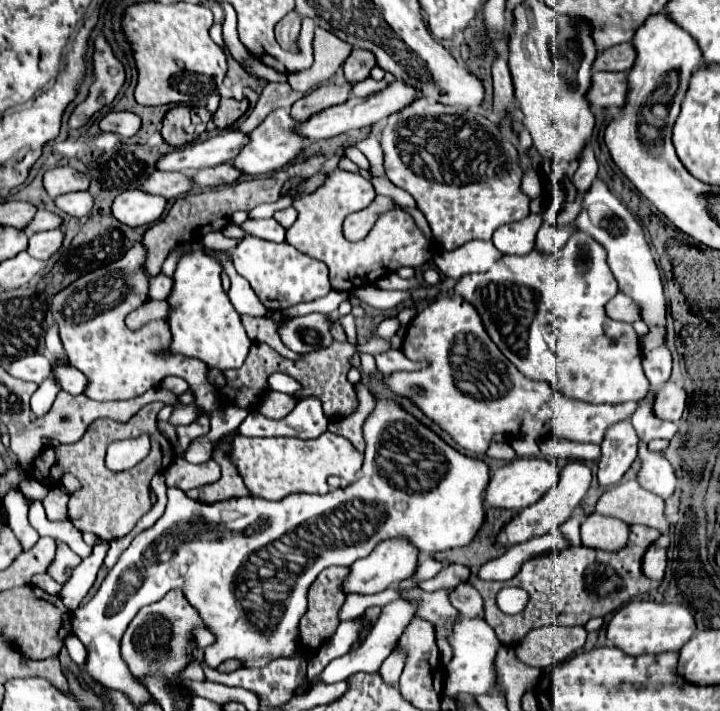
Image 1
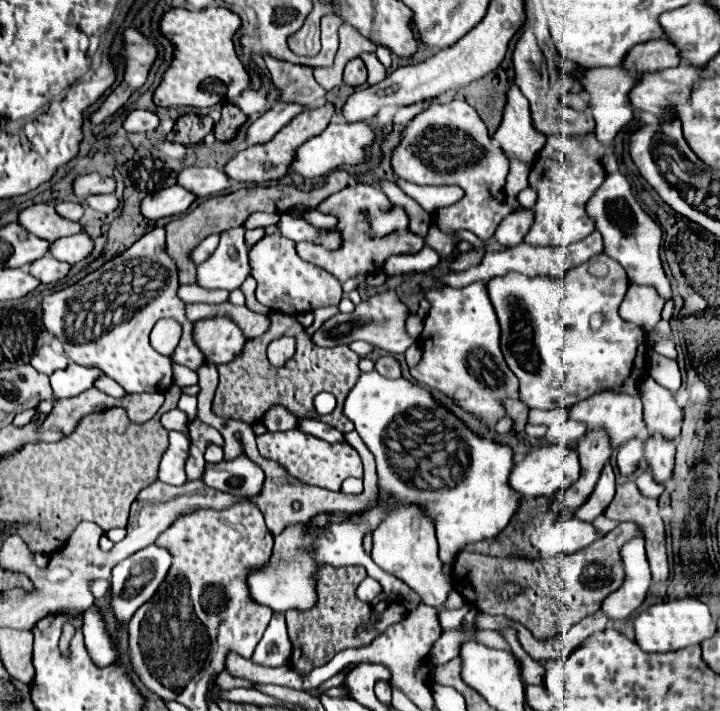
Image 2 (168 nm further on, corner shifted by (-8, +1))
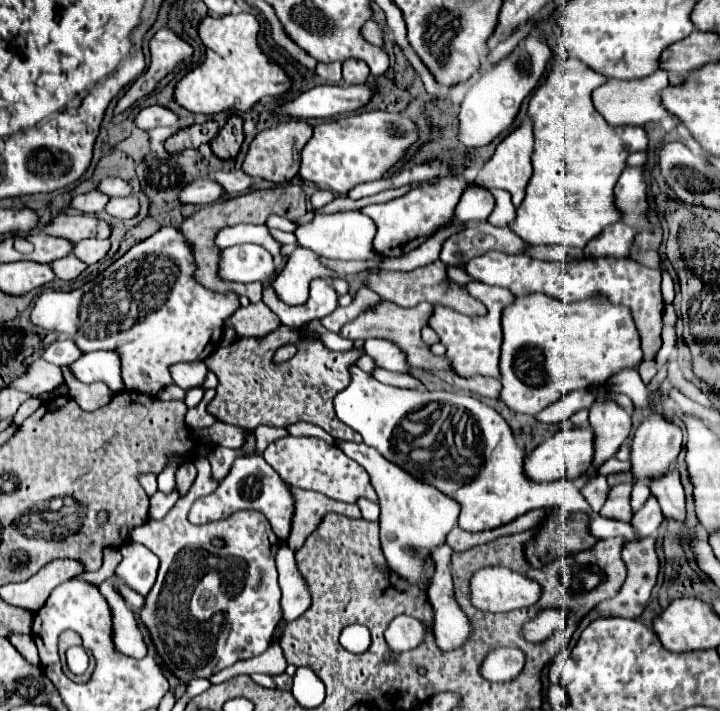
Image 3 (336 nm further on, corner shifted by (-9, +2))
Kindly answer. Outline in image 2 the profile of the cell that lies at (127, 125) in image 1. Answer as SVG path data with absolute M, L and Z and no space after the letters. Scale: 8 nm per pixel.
M133 110L123 128L127 132L149 132L149 130L155 130L159 126L159 118L155 112L149 112L149 110Z

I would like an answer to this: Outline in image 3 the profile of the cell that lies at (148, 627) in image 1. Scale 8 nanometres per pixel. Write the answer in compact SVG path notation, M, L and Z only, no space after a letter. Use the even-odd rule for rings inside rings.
M196 457L194 465L198 477L192 483L190 491L176 501L168 515L160 521L148 519L144 525L138 525L130 533L130 541L146 545L152 553L160 557L160 571L152 591L146 595L146 603L140 609L140 621L150 631L152 643L162 659L162 665L168 667L182 683L198 677L210 677L240 659L250 659L264 653L272 643L274 627L280 621L280 585L276 573L276 553L280 547L278 537L272 533L268 519L254 509L244 509L232 513L224 521L210 521L204 525L188 523L188 511L196 499L215 491L220 483L210 479L210 463L206 457ZM212 539L222 539L224 545L212 545Z

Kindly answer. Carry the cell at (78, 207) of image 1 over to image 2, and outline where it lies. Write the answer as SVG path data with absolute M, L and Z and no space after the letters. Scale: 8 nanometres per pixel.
M103 194L91 196L91 198L87 198L85 202L87 202L89 208L93 208L93 210L97 210L97 212L103 212L103 214L109 214L109 212L113 212L113 210L119 208L119 200L117 200L117 196L113 196L113 194L107 194L107 196L103 196Z

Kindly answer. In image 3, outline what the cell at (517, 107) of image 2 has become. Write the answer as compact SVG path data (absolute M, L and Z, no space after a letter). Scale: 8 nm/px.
M526 119L518 129L508 133L498 143L492 159L478 173L476 183L486 185L488 189L500 187L500 189L510 191L512 203L514 203L514 207L518 207L522 203L522 199L524 199L524 189L526 189L526 183L528 183L530 175L532 175L532 149L534 149L534 129L532 129L532 121Z

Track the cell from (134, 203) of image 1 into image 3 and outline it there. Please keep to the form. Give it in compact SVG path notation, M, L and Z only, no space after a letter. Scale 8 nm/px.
M210 179L190 181L186 189L180 189L178 201L184 205L208 205L224 195L222 187Z

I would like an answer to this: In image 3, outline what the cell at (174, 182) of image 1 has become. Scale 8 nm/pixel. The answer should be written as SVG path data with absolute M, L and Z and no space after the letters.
M212 171L208 179L216 181L228 195L242 193L252 185L252 177L248 177L242 171Z

